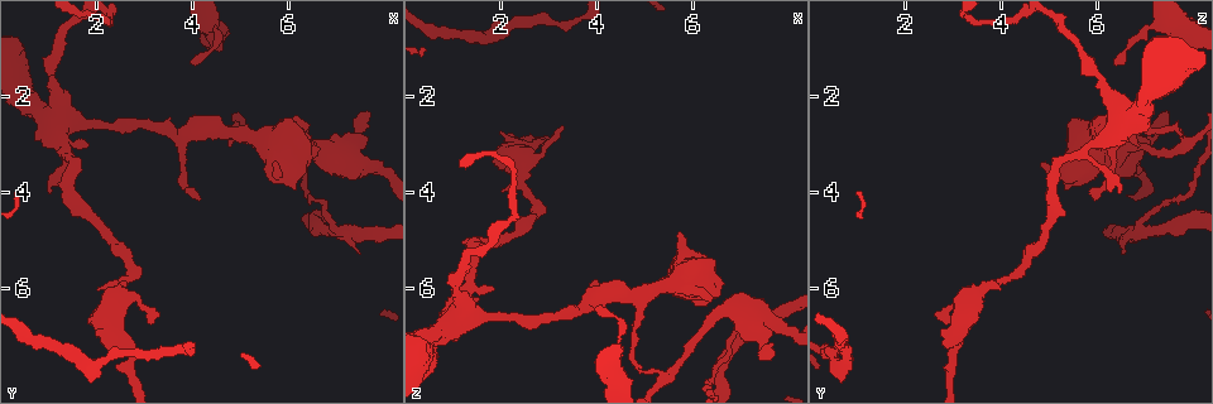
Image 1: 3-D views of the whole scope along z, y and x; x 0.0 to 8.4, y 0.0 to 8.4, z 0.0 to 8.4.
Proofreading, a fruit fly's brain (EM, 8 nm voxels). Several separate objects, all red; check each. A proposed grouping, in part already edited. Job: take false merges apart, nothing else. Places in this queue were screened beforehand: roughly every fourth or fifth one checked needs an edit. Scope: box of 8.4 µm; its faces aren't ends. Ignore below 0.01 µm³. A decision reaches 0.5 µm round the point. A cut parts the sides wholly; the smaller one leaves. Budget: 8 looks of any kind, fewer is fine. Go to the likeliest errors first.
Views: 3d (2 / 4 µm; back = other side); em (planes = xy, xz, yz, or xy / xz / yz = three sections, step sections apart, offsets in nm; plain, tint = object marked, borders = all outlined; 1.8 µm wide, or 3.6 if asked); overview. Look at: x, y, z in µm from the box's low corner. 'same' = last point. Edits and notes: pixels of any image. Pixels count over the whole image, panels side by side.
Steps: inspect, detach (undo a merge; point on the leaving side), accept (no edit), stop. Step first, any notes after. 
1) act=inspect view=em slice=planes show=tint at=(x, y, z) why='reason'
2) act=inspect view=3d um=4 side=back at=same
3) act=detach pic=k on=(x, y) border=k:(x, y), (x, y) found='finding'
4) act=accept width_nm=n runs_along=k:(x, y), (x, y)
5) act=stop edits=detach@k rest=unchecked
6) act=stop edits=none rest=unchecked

act=inspect view=3d um=4 at=(1.35, 3.20, 5.70) why='four or more arms meet'

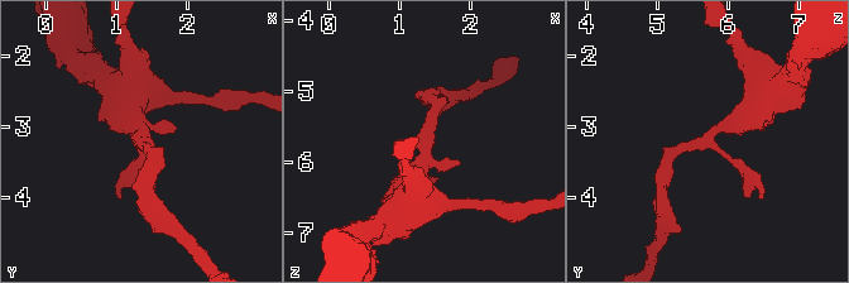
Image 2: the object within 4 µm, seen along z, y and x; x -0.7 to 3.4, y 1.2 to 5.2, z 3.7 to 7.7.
act=inspect view=em slice=xy step=8 show=borders at=(1.40, 3.15, 5.70) why='now the EM'

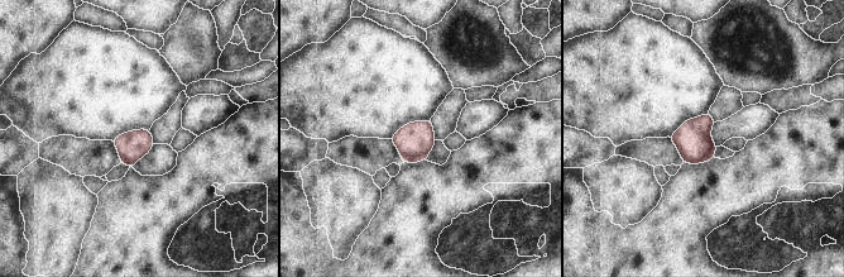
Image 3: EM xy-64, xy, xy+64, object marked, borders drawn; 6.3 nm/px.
act=accept width_nm=190 found='all the same neuron'

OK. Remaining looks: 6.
act=inspect view=em slice=xz step=4 show=tint at=(5.15, 2.65, 7.75) why='closes a loop'

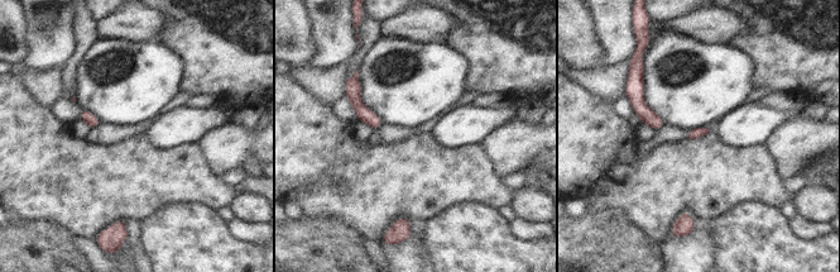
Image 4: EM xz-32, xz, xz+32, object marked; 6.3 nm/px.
act=inspect view=em slice=planes show=borders at=same why='cut it another way'

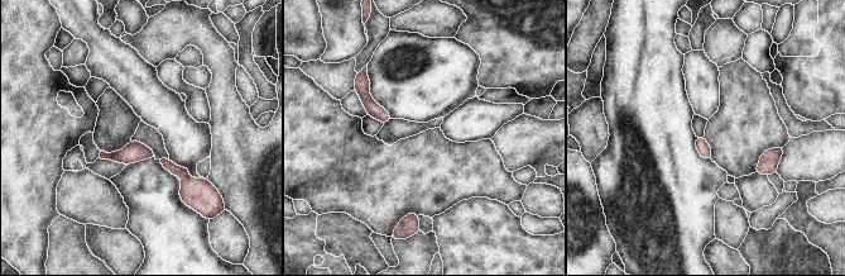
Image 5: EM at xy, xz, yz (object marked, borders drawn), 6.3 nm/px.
act=detach pic=5 on=(198, 194) border=5:(188, 177), (182, 180) found='two neurons meet here'

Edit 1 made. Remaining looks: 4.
act=inspect view=overview

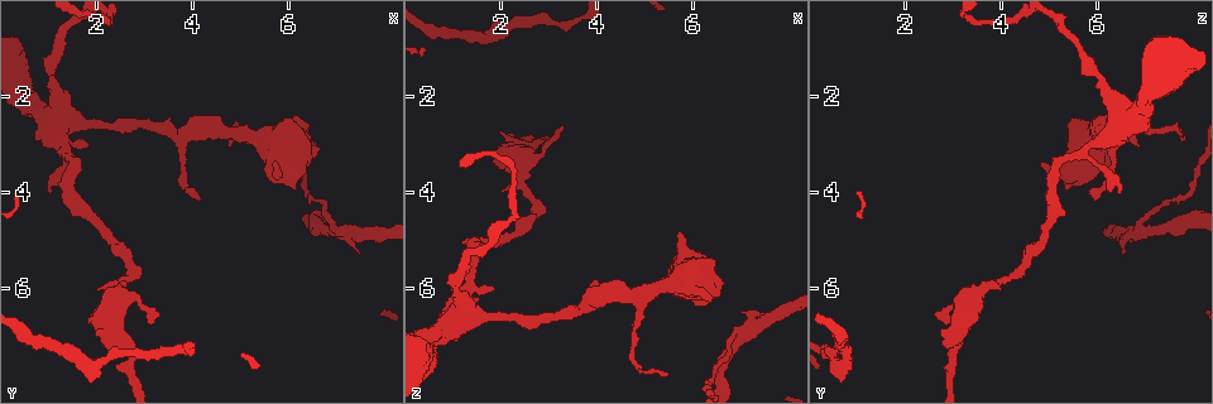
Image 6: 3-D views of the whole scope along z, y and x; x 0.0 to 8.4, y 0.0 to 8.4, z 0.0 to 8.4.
act=inspect view=em slice=planes show=borders at=(2.40, 7.00, 3.05) why='thick turns thin'

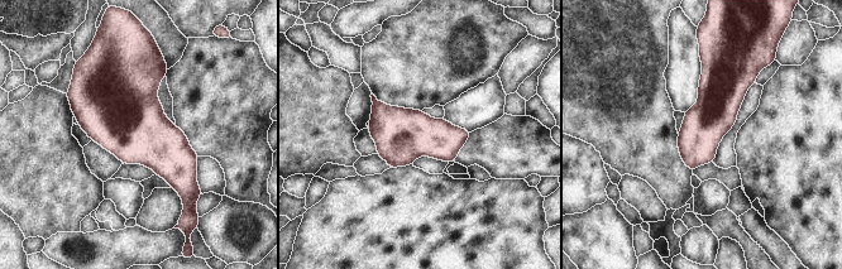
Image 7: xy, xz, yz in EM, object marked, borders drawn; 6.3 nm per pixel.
act=accept width_nm=280 found='all the same neuron'

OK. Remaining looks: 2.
act=stop edits=detach@5 rest=unchecked

